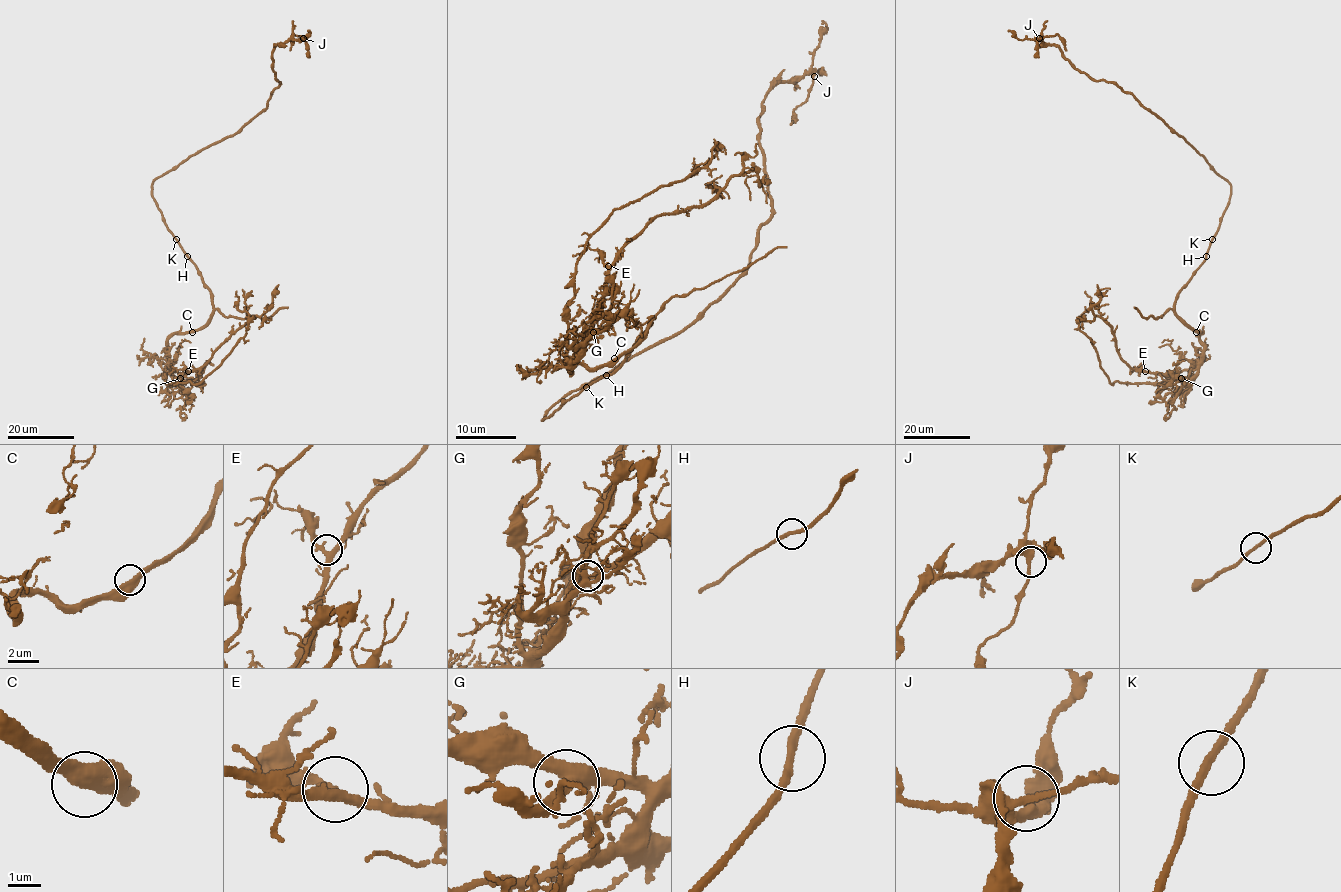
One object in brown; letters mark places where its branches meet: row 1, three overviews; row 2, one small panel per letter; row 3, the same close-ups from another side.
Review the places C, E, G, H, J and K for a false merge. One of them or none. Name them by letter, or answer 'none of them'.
none of them

